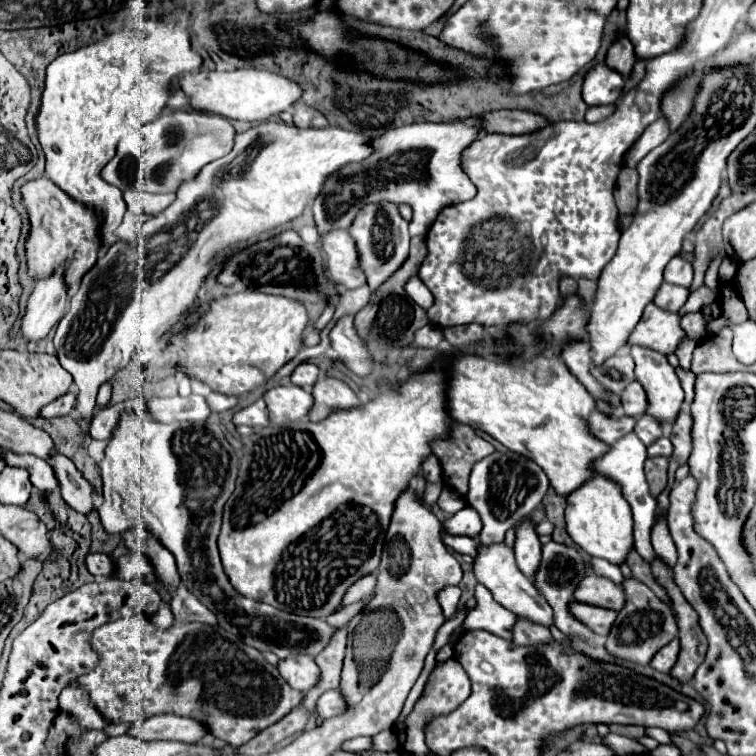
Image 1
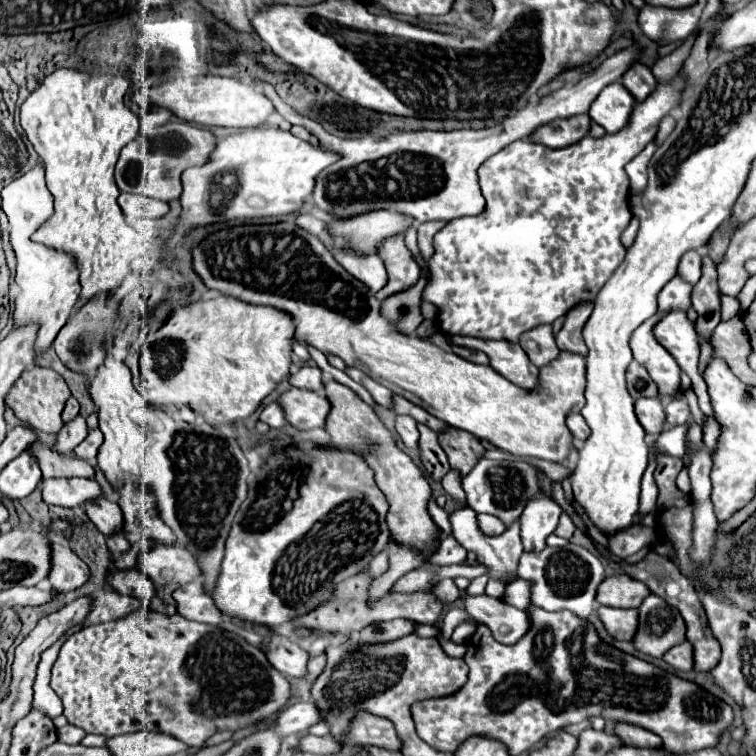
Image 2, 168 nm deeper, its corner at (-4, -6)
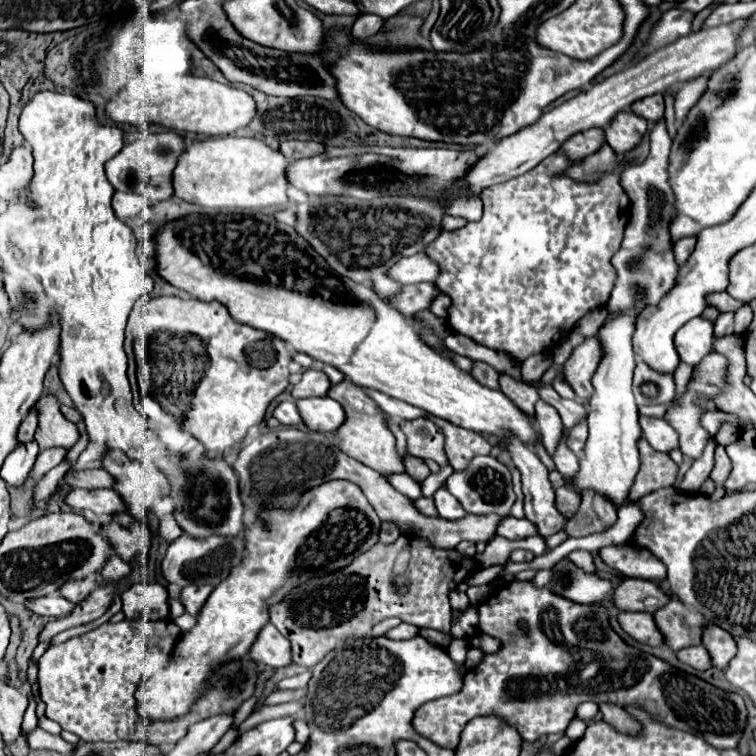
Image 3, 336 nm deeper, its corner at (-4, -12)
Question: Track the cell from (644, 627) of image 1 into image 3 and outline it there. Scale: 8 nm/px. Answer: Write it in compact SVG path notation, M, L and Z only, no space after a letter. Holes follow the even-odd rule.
M671 598L663 608L653 612L653 618L663 636L663 644L673 652L699 644L701 628L707 622L697 610L691 610L677 598Z

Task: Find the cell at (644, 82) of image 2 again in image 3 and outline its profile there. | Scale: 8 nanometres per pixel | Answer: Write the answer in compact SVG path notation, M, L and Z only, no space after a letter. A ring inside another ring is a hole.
M653 94L653 96L647 96L645 100L637 100L635 104L631 104L631 110L649 120L649 122L655 122L659 118L663 118L663 96L661 94Z

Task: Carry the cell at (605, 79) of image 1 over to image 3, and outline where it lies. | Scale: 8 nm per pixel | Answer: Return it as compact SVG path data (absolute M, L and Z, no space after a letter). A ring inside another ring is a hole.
M617 112L605 128L605 140L615 154L631 152L647 132L647 120L633 112Z

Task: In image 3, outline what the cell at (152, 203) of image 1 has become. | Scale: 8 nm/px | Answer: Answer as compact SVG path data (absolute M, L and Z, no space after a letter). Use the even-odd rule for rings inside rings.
M115 192L115 196L113 196L113 210L115 210L119 220L133 218L145 208L151 208L151 202L145 200L143 196L125 194L125 192Z

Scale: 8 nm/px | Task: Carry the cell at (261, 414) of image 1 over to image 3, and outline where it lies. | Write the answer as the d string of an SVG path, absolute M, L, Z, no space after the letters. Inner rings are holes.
M281 402L275 410L273 410L273 416L279 420L279 424L283 426L299 426L301 424L301 418L299 418L299 412L295 408L295 402Z

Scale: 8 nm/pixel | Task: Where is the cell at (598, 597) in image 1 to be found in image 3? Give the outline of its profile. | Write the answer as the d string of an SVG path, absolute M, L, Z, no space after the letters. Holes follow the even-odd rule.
M623 578L613 592L613 604L625 612L655 612L667 602L669 596L651 580Z

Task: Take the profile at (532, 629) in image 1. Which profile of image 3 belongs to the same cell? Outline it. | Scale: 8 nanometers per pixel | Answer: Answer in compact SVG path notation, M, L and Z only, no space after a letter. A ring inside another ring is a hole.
M453 590L453 592L449 594L449 600L451 600L451 608L453 608L453 610L465 610L465 608L471 606L471 602L469 602L469 598L467 598L465 592Z

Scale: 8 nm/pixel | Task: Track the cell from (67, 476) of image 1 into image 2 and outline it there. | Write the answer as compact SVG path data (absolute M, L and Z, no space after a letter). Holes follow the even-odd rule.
M101 496L97 500L87 502L83 508L101 534L111 536L123 528L123 512L117 502L109 502Z

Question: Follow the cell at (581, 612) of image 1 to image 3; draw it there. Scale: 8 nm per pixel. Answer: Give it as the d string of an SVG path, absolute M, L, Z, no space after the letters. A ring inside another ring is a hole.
M621 612L617 616L619 626L637 642L647 646L661 646L659 630L655 628L653 616L647 612Z

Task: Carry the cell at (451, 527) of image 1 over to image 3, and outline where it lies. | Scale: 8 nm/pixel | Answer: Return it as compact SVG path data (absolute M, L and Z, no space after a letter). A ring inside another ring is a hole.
M507 516L499 522L497 526L497 536L503 536L503 538L509 538L509 540L517 540L517 538L527 538L527 536L533 536L537 534L535 532L535 526L529 522L529 520L517 520L513 516Z

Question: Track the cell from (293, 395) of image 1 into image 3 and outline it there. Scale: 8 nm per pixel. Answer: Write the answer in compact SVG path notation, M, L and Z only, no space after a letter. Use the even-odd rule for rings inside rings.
M329 396L297 400L297 408L303 424L311 432L335 432L345 420L343 408Z

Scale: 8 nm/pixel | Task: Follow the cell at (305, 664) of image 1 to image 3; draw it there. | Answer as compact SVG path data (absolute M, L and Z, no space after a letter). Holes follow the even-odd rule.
M267 624L255 644L251 646L251 654L249 654L255 662L259 664L265 664L269 668L275 668L275 670L281 670L281 668L287 668L293 664L293 656L291 656L291 644L285 636L281 636L277 632L275 626Z

